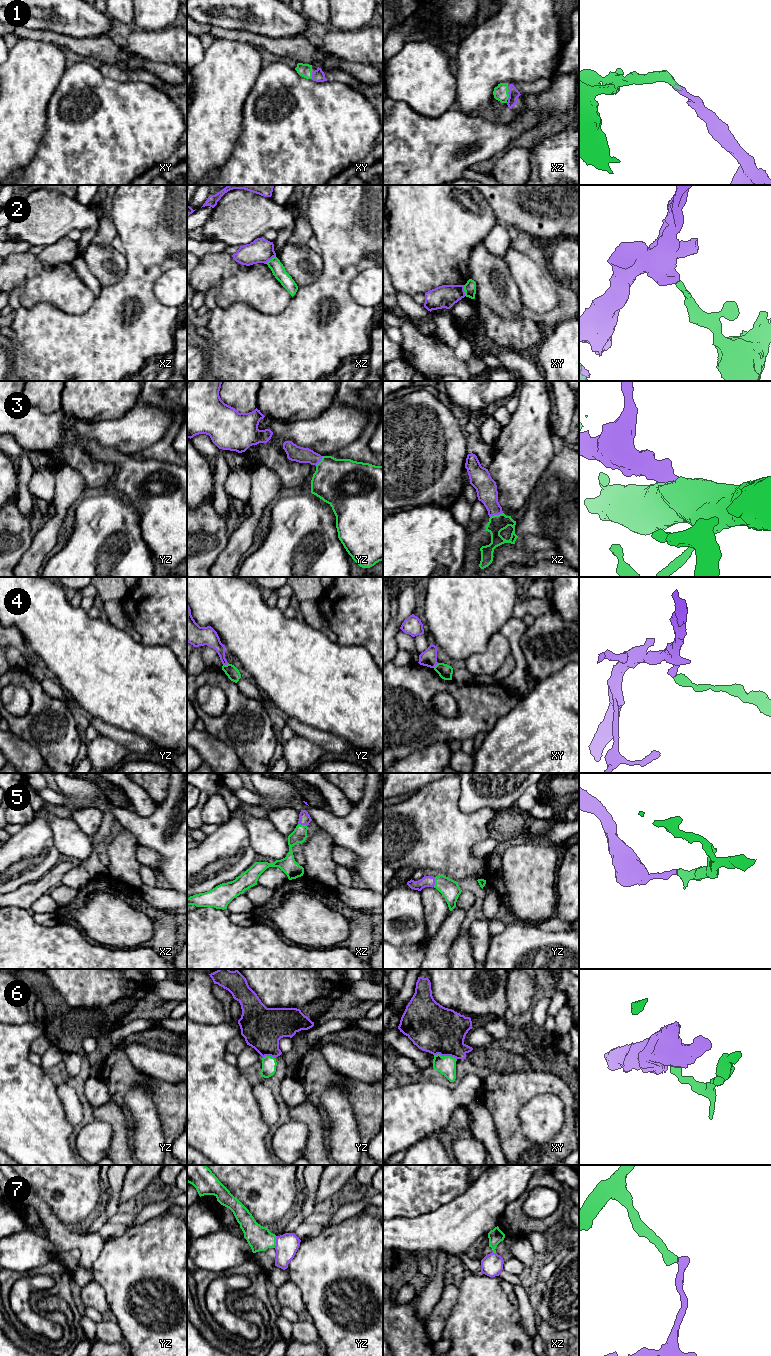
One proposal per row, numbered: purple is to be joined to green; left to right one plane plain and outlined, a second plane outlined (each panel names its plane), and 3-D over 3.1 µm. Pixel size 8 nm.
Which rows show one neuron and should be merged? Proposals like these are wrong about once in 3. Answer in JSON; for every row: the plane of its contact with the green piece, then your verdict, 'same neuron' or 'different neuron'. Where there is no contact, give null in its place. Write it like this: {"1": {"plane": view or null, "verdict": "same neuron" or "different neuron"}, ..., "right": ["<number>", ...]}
{"1": {"plane": "xz", "verdict": "same neuron"}, "2": {"plane": "xy", "verdict": "different neuron"}, "3": {"plane": "xz", "verdict": "same neuron"}, "4": {"plane": "yz", "verdict": "different neuron"}, "5": {"plane": "yz", "verdict": "same neuron"}, "6": {"plane": "xy", "verdict": "same neuron"}, "7": {"plane": "yz", "verdict": "same neuron"}, "right": ["1", "3", "5", "6", "7"]}

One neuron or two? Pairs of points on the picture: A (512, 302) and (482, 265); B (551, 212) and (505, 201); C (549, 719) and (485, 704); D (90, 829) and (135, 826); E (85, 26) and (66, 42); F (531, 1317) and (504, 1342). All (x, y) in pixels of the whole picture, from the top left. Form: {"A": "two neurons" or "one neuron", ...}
{"A": "one neuron", "B": "one neuron", "C": "two neurons", "D": "two neurons", "E": "two neurons", "F": "two neurons"}

